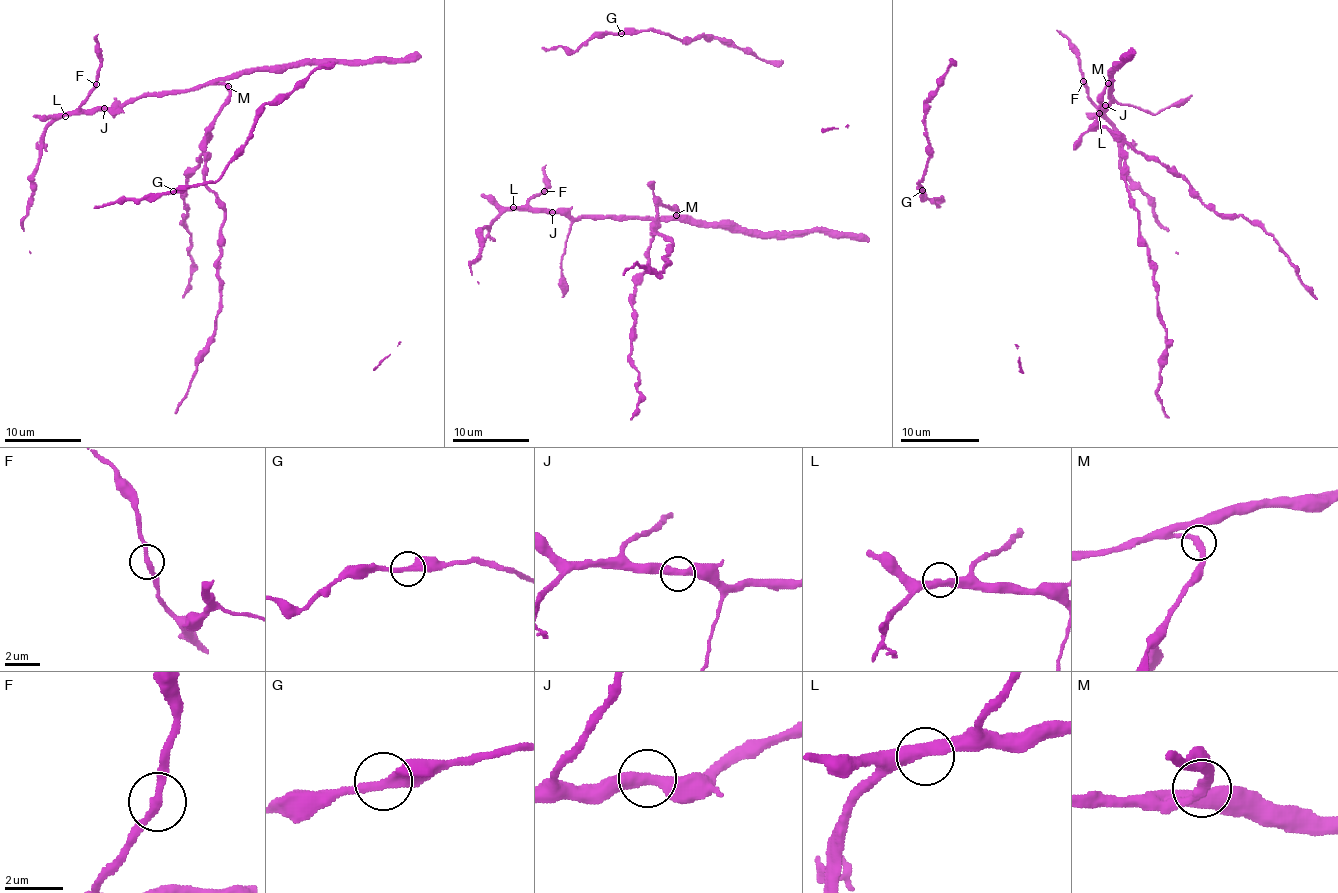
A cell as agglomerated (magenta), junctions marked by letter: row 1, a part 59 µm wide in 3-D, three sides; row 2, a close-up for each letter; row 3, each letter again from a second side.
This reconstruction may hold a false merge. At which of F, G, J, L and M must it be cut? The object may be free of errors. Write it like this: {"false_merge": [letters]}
{"false_merge": []}

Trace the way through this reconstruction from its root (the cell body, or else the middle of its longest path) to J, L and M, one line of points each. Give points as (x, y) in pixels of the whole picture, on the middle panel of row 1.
J: (652, 224), (660, 205), (677, 212), (671, 218), (571, 218), (565, 212), (552, 212)
L: (652, 224), (660, 205), (677, 212), (671, 218), (571, 218), (565, 212), (521, 210), (513, 207)
M: (652, 224), (660, 205), (673, 209), (675, 214)

